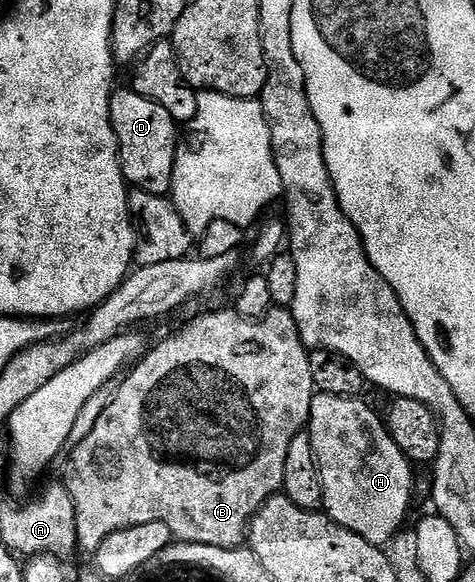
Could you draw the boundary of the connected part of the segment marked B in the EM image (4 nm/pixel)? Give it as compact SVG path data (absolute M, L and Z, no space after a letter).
M272 306L271 311L260 319L246 319L233 309L207 311L204 315L189 320L176 335L163 340L150 351L151 348L126 372L127 380L116 389L115 396L107 403L107 408L96 417L91 432L79 444L76 442L70 448L71 456L70 451L66 456L67 468L64 469L61 479L69 497L73 497L79 547L87 550L87 553L94 553L101 541L105 541L105 537L133 525L149 525L149 521L169 525L172 536L180 543L217 545L221 549L244 546L249 535L251 518L263 508L267 499L283 490L285 457L289 454L289 444L311 421L311 406L317 392L313 373L309 369L309 348L301 341L290 310Z

